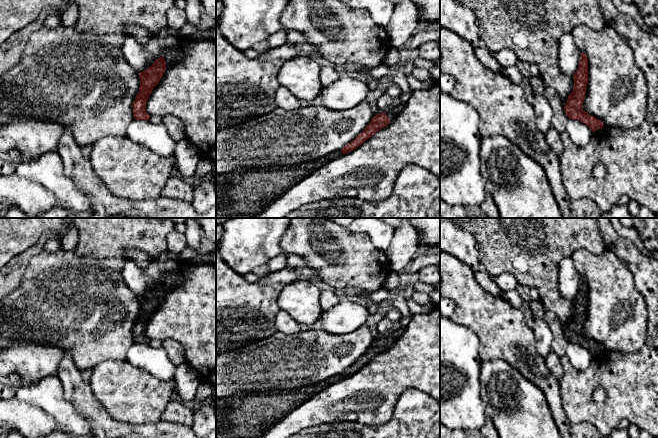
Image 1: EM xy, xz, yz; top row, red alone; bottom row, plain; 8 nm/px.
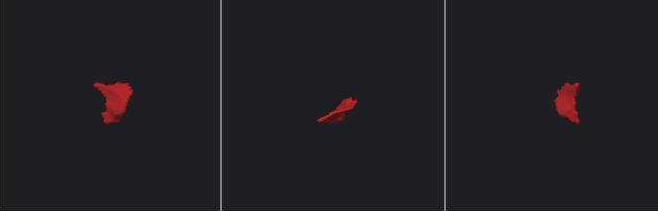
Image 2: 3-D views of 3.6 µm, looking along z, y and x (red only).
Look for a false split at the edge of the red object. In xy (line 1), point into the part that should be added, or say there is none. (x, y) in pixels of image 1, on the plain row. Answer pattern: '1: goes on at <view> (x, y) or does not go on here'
1: does not go on here

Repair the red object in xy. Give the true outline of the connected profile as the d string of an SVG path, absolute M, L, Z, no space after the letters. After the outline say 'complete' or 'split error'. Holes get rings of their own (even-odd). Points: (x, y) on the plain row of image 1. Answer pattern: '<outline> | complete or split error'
M162 280L156 283L148 293L138 297L140 311L132 328L136 344L149 344L150 339L146 336L146 328L153 312L159 307L165 295L166 285Z | complete

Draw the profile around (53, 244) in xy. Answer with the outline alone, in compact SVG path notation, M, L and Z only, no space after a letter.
M50 238L45 244L43 251L45 252L56 252L62 249L62 243L57 238Z

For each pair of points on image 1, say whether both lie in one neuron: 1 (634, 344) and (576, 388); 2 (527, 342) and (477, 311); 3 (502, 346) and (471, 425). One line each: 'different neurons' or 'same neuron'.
1: different neurons
2: same neuron
3: different neurons

